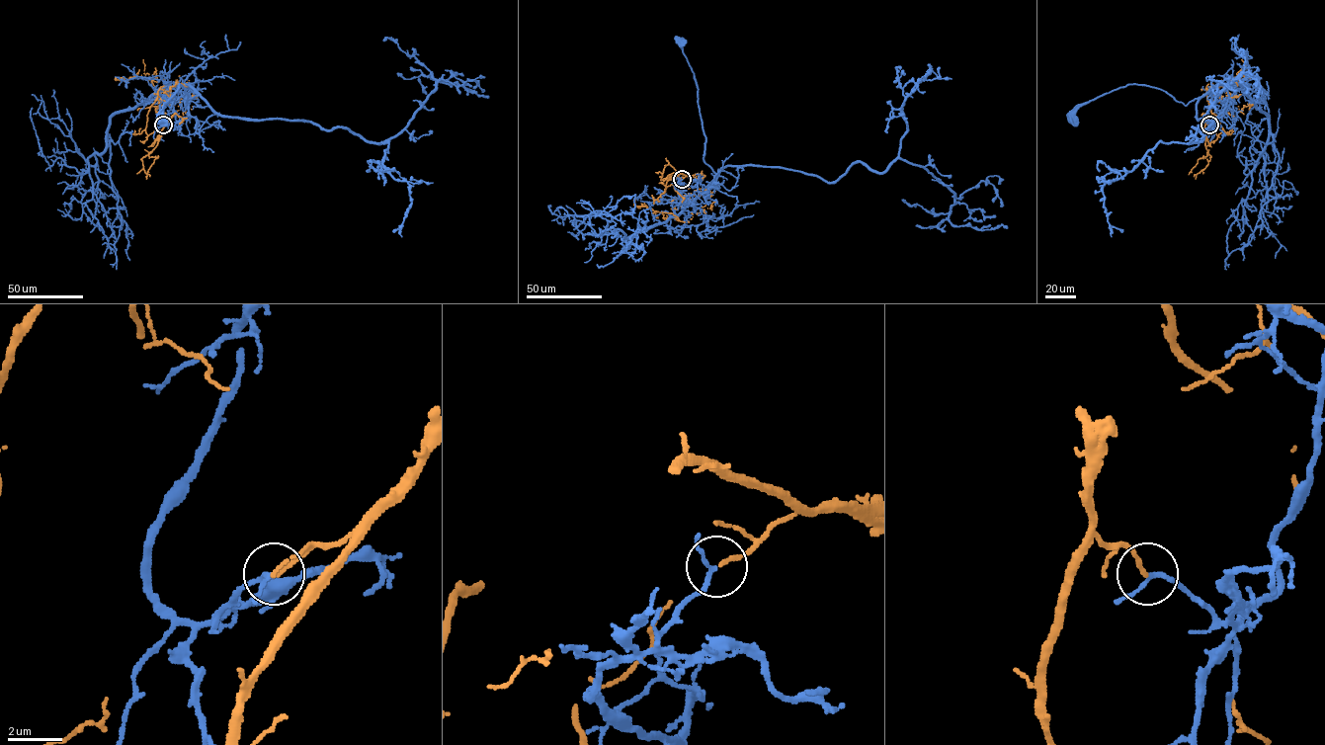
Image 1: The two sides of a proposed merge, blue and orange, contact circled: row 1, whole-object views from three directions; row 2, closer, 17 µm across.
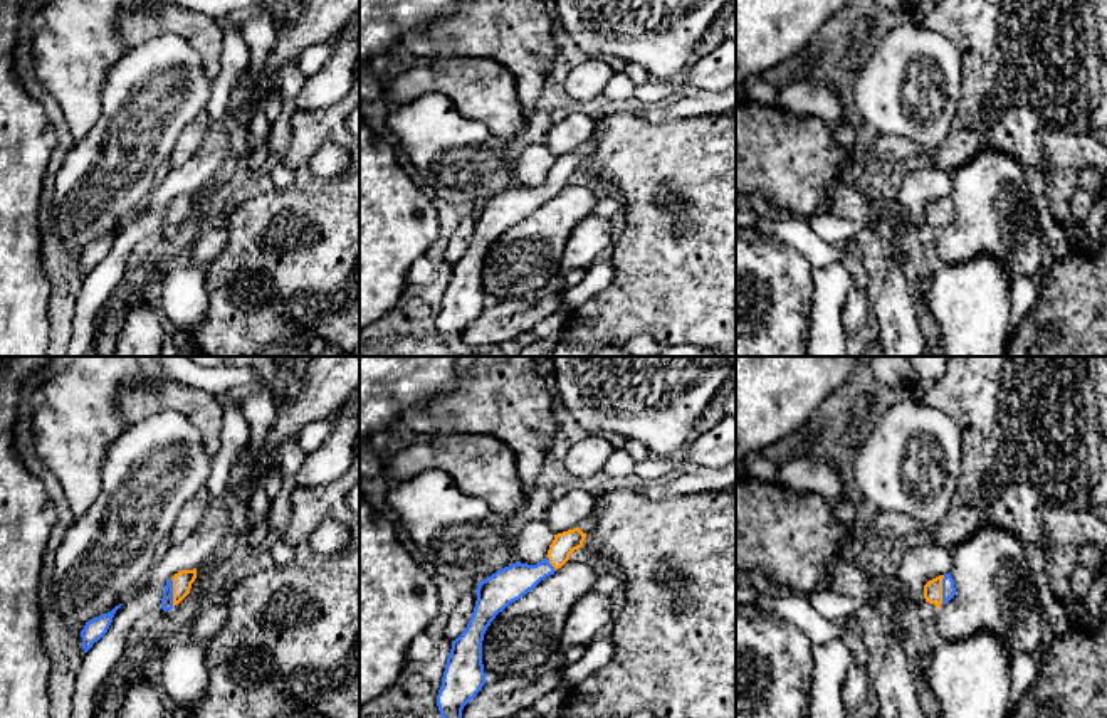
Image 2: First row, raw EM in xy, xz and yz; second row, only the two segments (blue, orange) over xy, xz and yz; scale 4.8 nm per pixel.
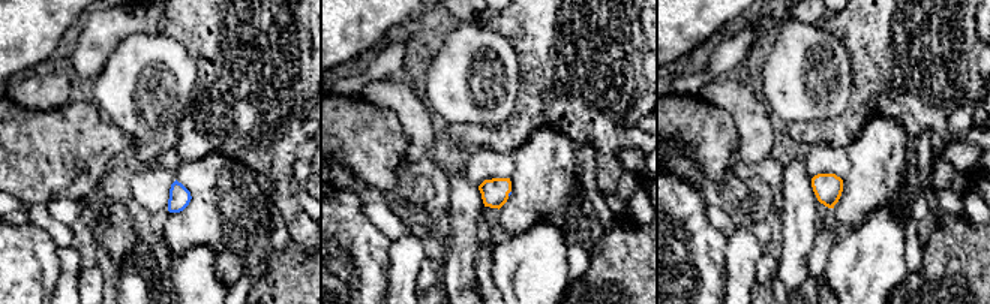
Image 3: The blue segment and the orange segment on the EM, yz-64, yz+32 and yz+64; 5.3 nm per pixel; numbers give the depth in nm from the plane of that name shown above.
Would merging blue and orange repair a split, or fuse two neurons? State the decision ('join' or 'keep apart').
keep apart

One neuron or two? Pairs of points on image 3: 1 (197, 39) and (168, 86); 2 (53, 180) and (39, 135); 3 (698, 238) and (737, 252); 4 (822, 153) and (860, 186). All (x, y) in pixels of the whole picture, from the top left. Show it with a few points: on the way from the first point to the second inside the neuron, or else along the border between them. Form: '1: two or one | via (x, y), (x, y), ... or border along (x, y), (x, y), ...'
1: two | border along (159, 33), (188, 51), (195, 87)
2: one | via (53, 169), (53, 162), (39, 146)
3: two | border along (728, 237), (725, 249), (726, 285)
4: two | border along (846, 149), (849, 171), (842, 178)

